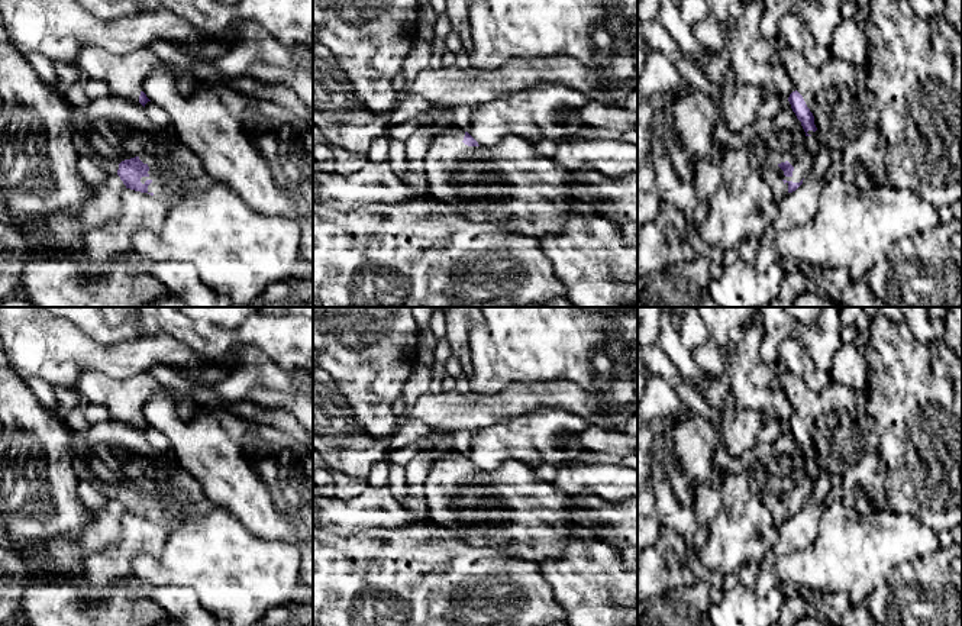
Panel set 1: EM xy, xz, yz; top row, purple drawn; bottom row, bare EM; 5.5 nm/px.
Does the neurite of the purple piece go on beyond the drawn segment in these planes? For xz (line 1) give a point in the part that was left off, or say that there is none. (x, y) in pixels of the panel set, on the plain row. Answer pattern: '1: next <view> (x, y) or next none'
1: next none

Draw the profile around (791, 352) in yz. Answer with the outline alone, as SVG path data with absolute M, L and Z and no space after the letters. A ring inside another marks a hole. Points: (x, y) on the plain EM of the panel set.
M792 336L779 345L779 361L787 365L788 372L800 377L816 393L832 383L829 372L819 370L801 343Z

